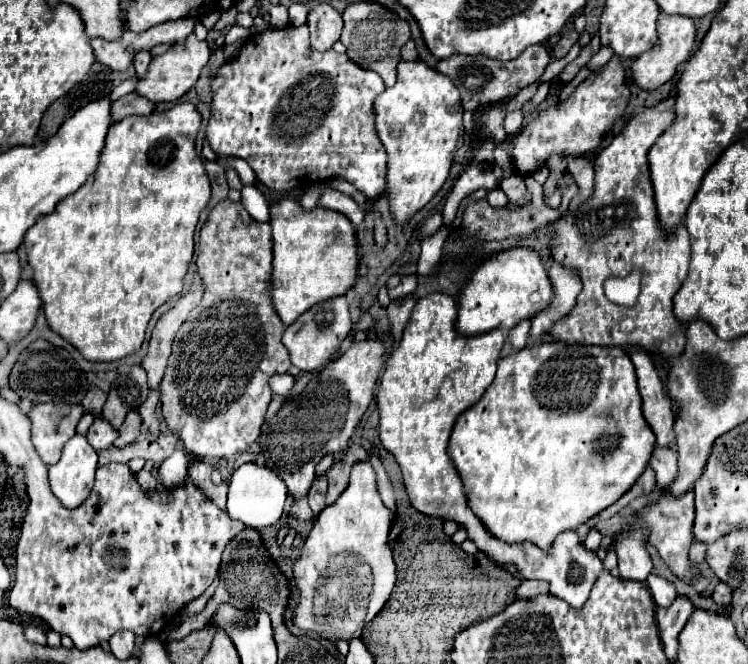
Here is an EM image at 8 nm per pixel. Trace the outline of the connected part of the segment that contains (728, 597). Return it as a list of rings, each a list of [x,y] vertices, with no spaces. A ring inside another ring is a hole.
[[[718,583],[714,593],[712,593],[712,599],[716,603],[720,603],[720,605],[730,605],[730,601],[732,601],[732,589],[728,585],[724,585],[724,583]]]

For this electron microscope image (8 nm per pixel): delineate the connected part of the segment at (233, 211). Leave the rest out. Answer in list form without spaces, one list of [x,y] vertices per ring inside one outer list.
[[[220,201],[208,215],[208,221],[202,225],[200,231],[200,247],[198,247],[198,273],[206,285],[204,297],[198,303],[198,307],[194,307],[188,315],[188,319],[182,323],[182,327],[178,329],[174,343],[172,343],[172,353],[168,359],[168,367],[164,373],[164,379],[160,383],[160,405],[162,405],[162,415],[164,421],[168,425],[168,429],[176,435],[180,435],[180,439],[184,441],[184,449],[186,453],[190,453],[192,457],[198,459],[222,459],[222,457],[234,457],[238,453],[244,453],[254,441],[258,441],[260,437],[260,429],[264,425],[264,417],[266,417],[266,409],[268,403],[272,399],[272,391],[268,387],[268,379],[274,373],[286,373],[290,367],[290,355],[286,351],[286,347],[282,345],[282,333],[284,333],[284,325],[280,323],[280,317],[276,315],[274,307],[272,307],[272,297],[270,297],[270,273],[272,273],[272,233],[270,233],[270,225],[268,223],[258,223],[254,221],[248,211],[244,209],[242,203],[234,203],[234,201]]]

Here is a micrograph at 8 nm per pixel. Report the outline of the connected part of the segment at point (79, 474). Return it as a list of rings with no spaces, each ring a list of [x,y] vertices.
[[[84,435],[66,441],[60,461],[48,467],[50,489],[64,507],[76,509],[86,501],[94,483],[96,461],[96,451]]]

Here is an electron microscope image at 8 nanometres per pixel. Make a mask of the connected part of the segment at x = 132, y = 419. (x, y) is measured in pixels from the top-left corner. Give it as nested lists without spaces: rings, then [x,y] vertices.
[[[130,411],[130,415],[126,415],[122,427],[118,429],[118,437],[114,441],[114,447],[126,447],[132,441],[136,441],[136,437],[140,435],[140,425],[142,425],[140,415],[136,411]]]

